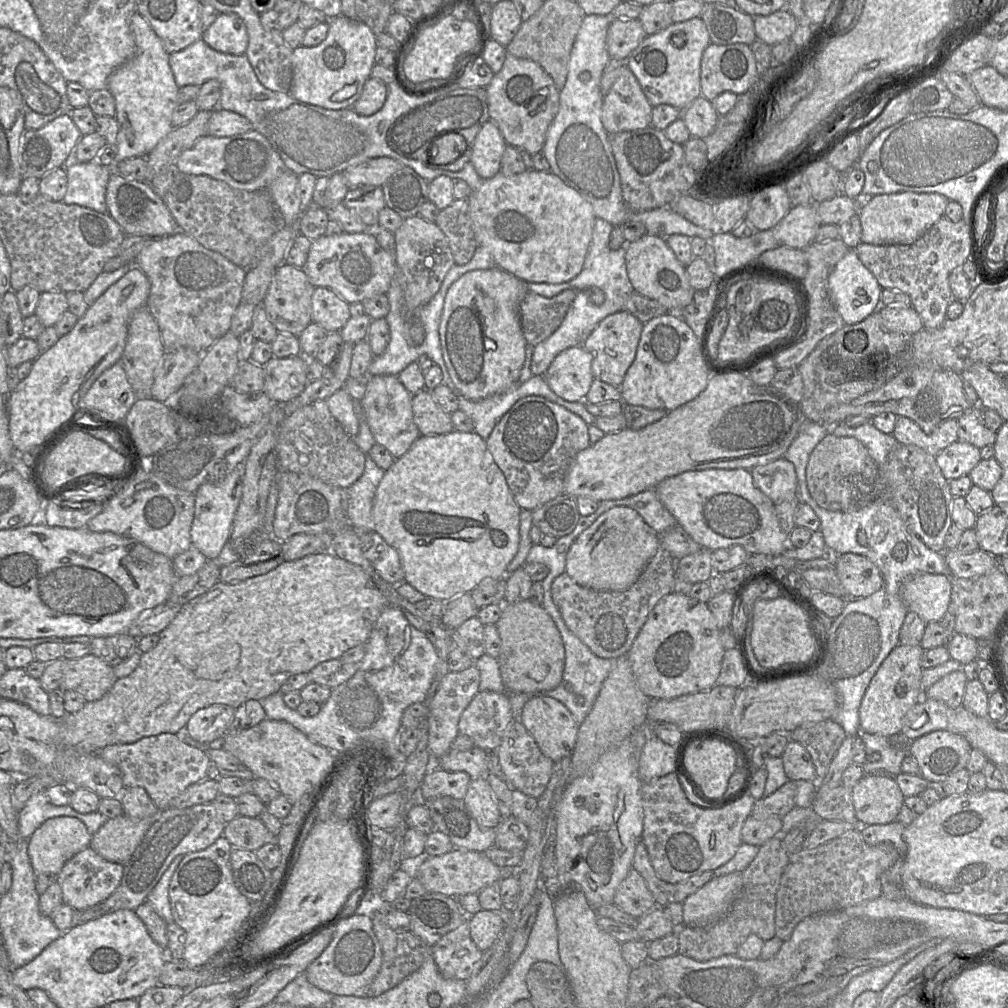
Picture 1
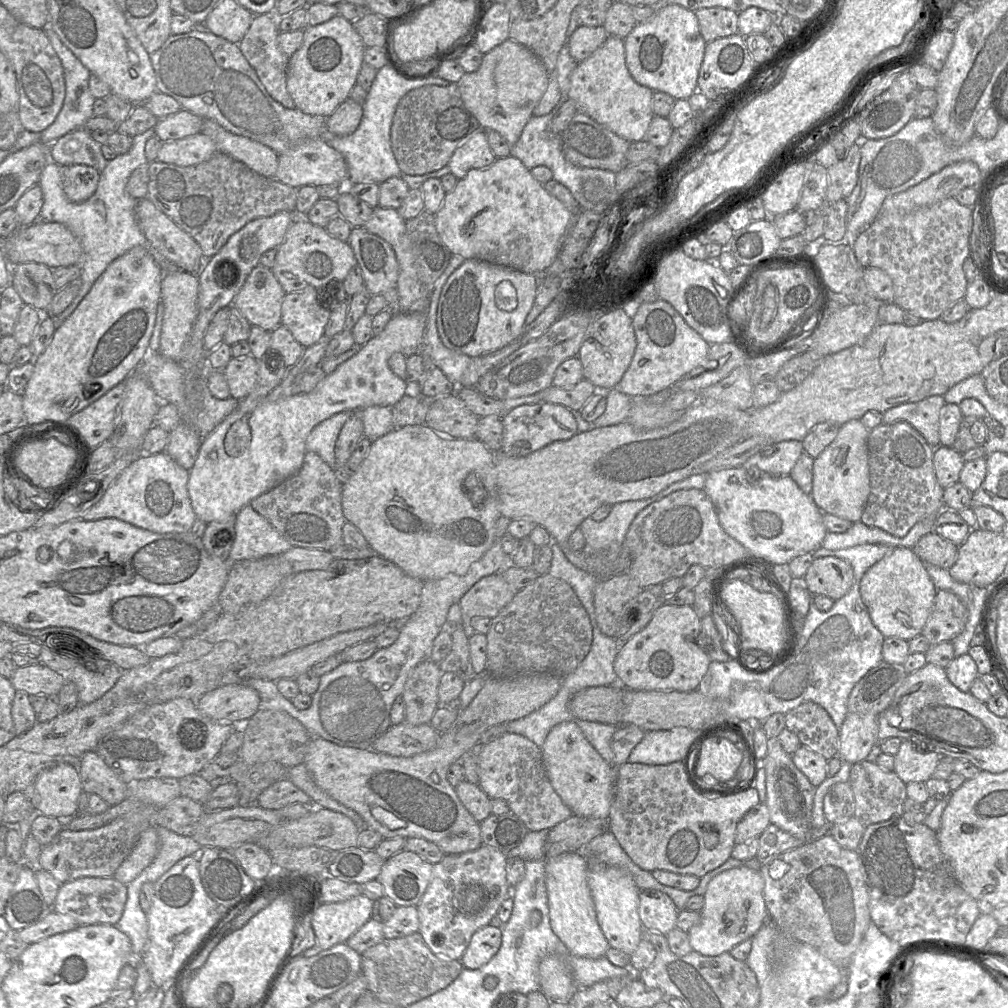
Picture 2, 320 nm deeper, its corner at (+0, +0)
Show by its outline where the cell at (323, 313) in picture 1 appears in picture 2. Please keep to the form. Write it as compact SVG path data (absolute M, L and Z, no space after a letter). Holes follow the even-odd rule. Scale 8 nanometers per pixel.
M307 286L299 291L286 293L282 302L281 325L285 326L304 348L320 340L330 317L330 310L320 303L318 293L315 287Z

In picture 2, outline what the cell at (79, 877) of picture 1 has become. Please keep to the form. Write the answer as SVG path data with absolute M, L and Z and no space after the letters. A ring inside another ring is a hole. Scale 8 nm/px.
M84 877L60 885L52 910L72 917L79 926L116 925L122 917L127 900L127 885L114 877Z

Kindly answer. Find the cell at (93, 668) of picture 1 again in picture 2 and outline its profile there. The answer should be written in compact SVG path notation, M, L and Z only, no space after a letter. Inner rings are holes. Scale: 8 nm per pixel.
M39 662L30 666L17 667L8 680L16 691L22 690L29 695L49 696L58 694L67 678L66 674L58 673Z

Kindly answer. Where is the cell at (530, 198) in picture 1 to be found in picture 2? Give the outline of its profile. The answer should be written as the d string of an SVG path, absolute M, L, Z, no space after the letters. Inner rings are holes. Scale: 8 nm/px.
M507 156L496 158L488 167L470 169L464 178L458 179L455 188L446 193L441 207L435 213L435 225L441 240L452 254L524 273L539 274L558 256L573 216L562 202L546 191L518 158Z

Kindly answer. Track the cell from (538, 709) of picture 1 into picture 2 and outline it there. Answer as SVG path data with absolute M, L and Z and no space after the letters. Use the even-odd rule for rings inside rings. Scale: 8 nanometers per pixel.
M574 721L555 725L541 747L547 777L573 815L607 820L614 798L616 769L593 748Z

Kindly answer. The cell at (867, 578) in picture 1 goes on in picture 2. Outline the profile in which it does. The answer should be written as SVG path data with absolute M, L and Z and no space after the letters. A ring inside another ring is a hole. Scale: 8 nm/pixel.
M835 556L815 558L804 575L804 586L812 595L824 595L838 600L854 583L851 565Z

